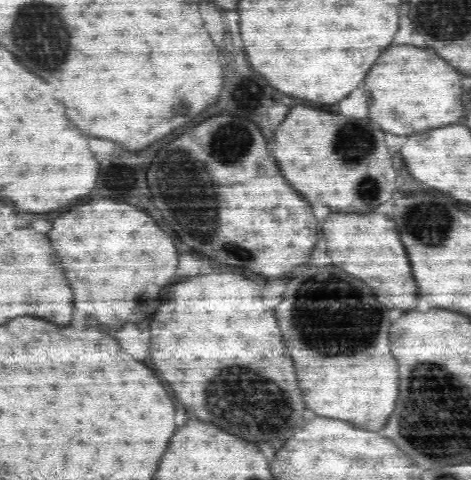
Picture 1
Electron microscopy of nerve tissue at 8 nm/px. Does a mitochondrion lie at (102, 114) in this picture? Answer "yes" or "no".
no

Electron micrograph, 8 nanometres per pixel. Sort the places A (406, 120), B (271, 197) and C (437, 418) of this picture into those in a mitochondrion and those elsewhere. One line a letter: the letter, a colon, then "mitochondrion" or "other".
A: other
B: other
C: mitochondrion

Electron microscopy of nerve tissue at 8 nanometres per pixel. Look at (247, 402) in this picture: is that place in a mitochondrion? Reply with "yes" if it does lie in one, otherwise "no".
yes

